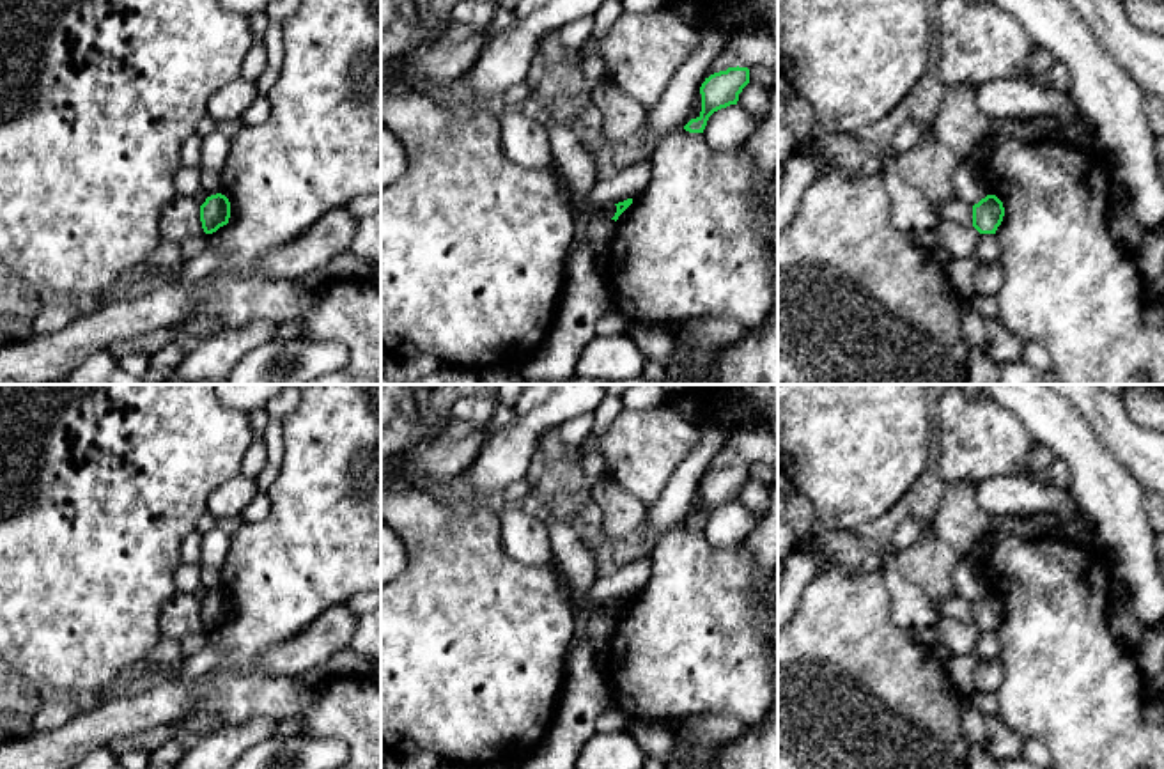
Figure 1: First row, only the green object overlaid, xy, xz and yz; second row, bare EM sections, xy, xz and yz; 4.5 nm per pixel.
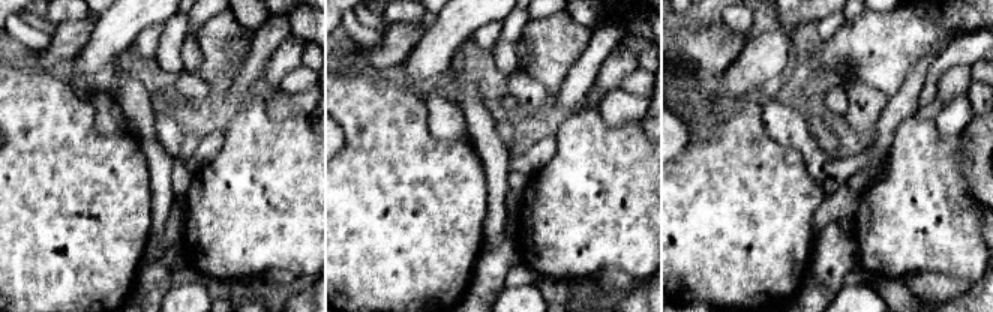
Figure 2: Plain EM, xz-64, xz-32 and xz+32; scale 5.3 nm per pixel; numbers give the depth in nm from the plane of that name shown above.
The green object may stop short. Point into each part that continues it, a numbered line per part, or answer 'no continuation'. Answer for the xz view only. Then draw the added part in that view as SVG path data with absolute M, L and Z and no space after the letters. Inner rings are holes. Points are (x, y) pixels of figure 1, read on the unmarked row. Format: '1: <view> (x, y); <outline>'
no continuation

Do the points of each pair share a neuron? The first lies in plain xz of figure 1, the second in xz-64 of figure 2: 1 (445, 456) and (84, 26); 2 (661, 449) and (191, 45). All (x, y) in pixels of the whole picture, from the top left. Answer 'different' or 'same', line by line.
1: same
2: different

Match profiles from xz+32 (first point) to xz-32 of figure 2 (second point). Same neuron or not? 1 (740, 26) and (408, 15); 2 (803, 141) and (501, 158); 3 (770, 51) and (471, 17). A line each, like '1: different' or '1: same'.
1: same
2: different
3: same

